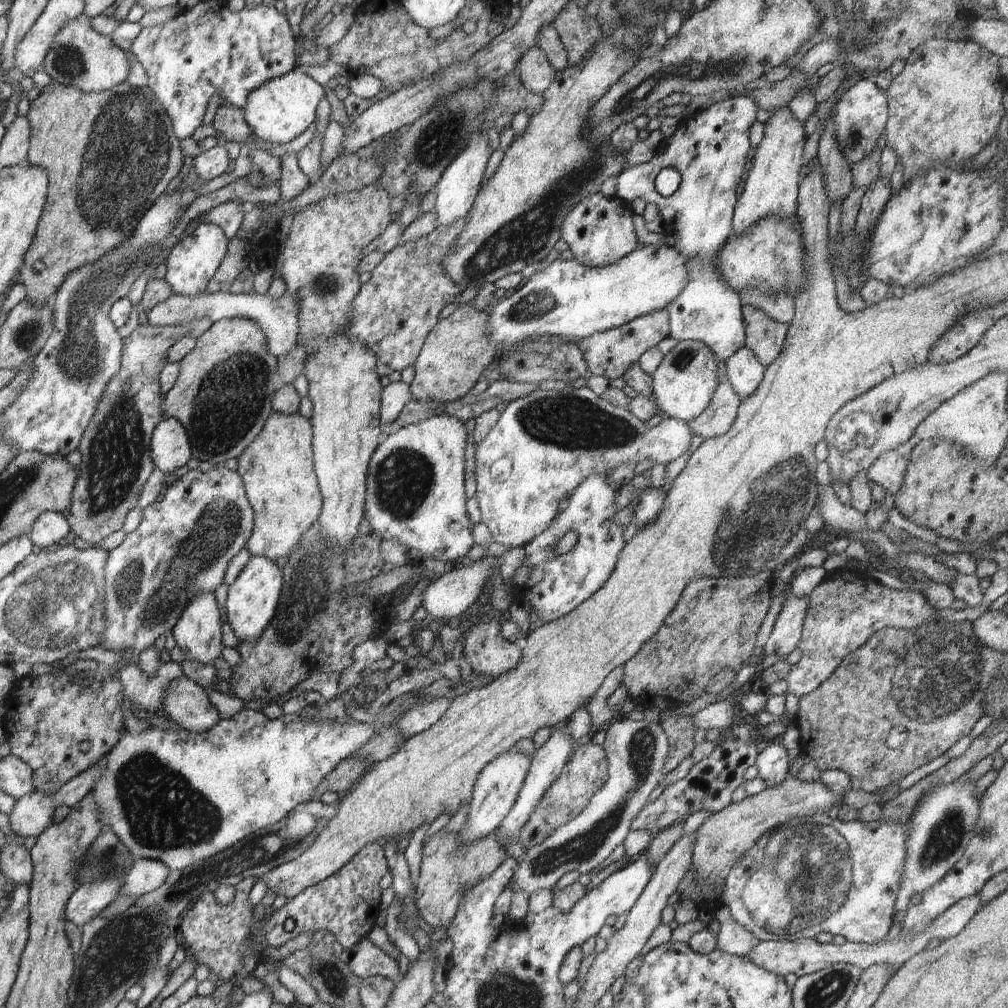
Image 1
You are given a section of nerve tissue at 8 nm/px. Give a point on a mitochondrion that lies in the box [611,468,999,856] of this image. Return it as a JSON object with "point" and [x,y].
{"point":[937,680]}

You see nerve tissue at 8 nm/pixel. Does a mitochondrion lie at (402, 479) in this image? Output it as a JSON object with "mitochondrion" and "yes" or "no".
{"mitochondrion":"yes"}

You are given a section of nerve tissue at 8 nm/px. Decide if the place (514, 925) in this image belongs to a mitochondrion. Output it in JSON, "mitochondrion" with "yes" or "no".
{"mitochondrion":"no"}

